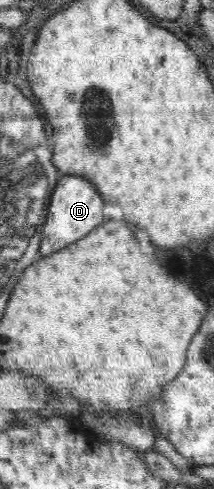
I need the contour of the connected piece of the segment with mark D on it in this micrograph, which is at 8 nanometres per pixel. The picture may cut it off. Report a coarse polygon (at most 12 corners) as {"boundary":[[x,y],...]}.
{"boundary":[[85,174],[63,175],[41,226],[40,257],[103,223]]}

